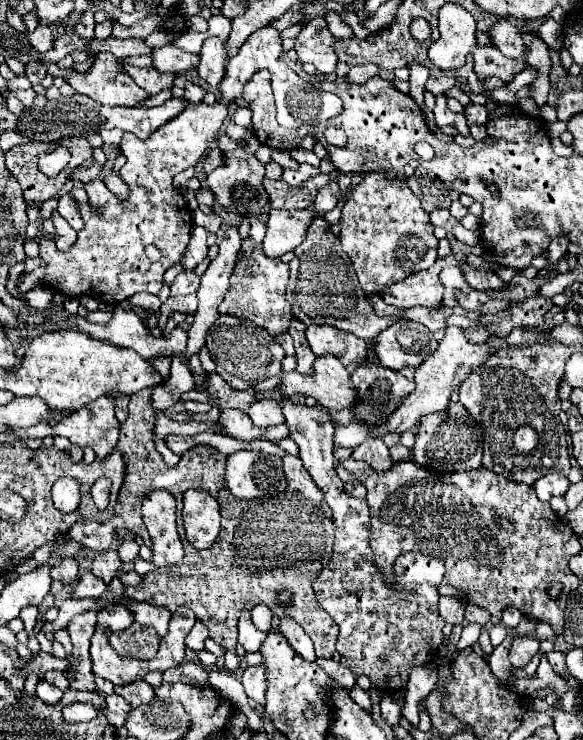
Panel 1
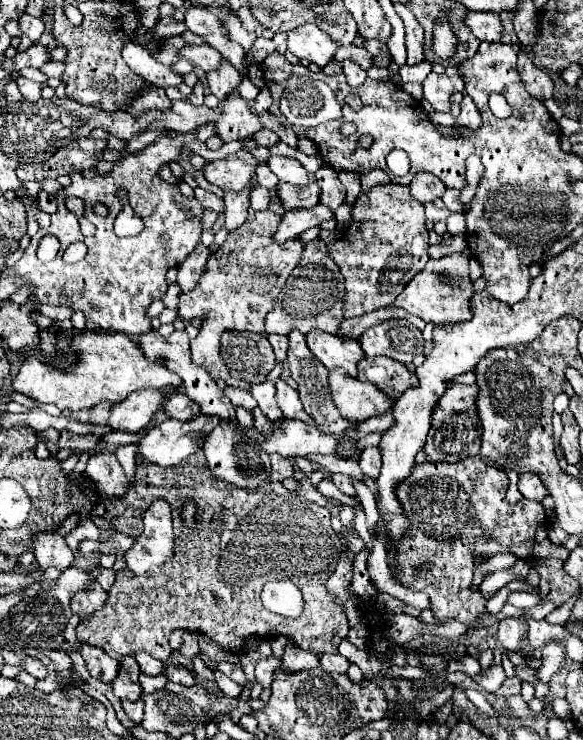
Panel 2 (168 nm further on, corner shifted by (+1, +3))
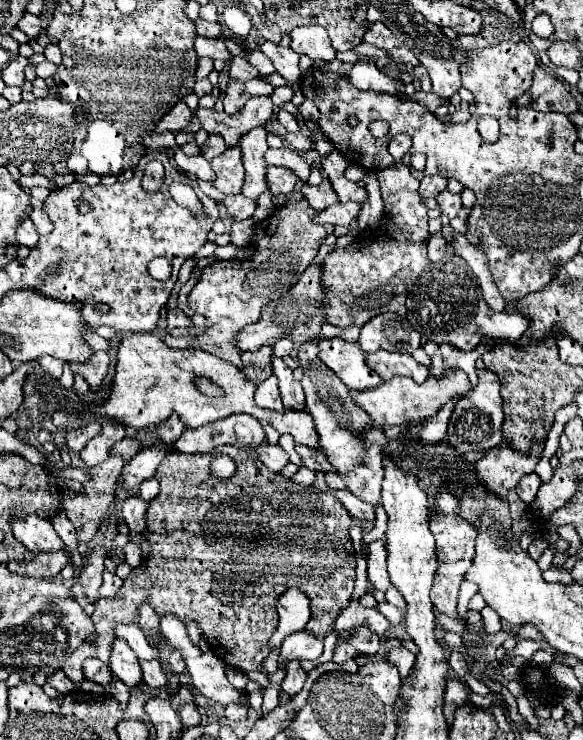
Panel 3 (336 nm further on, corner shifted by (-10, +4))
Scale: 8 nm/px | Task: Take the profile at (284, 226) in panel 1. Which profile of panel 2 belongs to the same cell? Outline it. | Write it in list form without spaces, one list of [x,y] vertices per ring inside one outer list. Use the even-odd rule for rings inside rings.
[[[315,205],[313,209],[291,209],[285,211],[281,217],[281,223],[273,235],[275,243],[285,243],[289,239],[295,239],[299,233],[303,233],[309,227],[321,225],[325,219],[331,219],[333,211],[325,209],[325,205]]]

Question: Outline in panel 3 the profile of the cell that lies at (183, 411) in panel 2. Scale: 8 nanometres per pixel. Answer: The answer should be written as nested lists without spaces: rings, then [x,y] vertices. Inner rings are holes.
[[[172,416],[168,420],[168,424],[162,424],[160,430],[156,428],[156,436],[162,444],[174,444],[180,438],[180,432],[184,432],[184,424],[180,424],[180,420],[176,420],[176,416]]]

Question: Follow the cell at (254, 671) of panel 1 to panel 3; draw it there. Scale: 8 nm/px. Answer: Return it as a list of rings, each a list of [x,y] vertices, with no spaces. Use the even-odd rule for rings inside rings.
[[[306,630],[302,632],[294,632],[292,636],[288,636],[282,642],[282,650],[280,650],[280,658],[284,662],[292,660],[292,658],[306,658],[306,660],[316,660],[322,654],[322,642],[308,634]]]

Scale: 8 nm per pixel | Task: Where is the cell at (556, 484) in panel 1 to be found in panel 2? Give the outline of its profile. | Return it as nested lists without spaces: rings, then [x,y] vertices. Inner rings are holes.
[[[523,473],[521,475],[521,479],[519,479],[519,491],[527,499],[533,499],[533,501],[543,501],[549,495],[547,487],[543,485],[543,481],[535,473]]]

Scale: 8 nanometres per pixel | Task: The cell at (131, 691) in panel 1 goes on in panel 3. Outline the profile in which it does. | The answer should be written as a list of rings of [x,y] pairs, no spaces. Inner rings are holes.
[[[116,638],[116,640],[112,642],[110,670],[112,670],[112,674],[116,674],[128,688],[136,688],[136,684],[140,684],[140,680],[142,680],[142,672],[140,672],[138,658],[134,656],[132,648],[130,648],[122,638]]]

